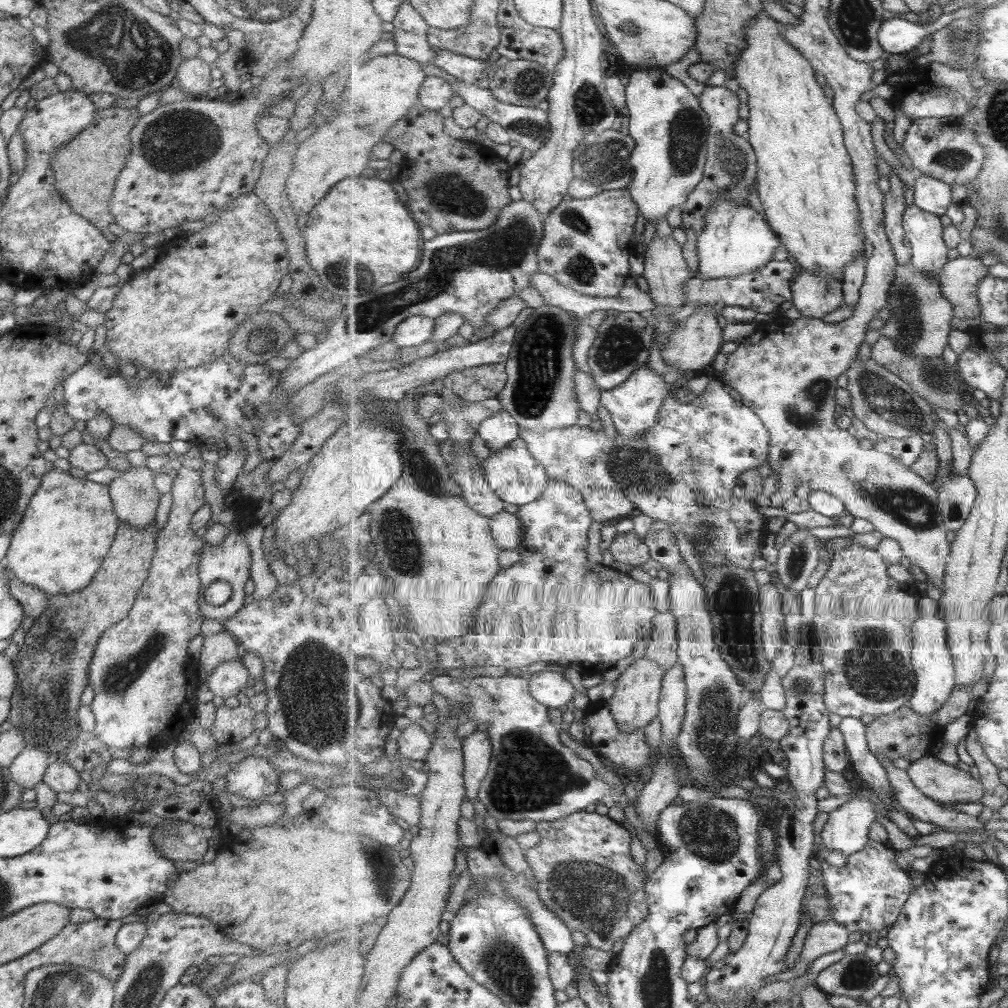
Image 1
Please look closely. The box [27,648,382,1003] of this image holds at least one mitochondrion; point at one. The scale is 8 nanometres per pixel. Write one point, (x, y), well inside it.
(86, 947)

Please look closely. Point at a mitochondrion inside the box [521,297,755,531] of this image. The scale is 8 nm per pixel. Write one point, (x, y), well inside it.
(640, 471)

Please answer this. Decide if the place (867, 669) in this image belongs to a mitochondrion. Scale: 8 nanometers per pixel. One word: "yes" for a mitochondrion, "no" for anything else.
yes

